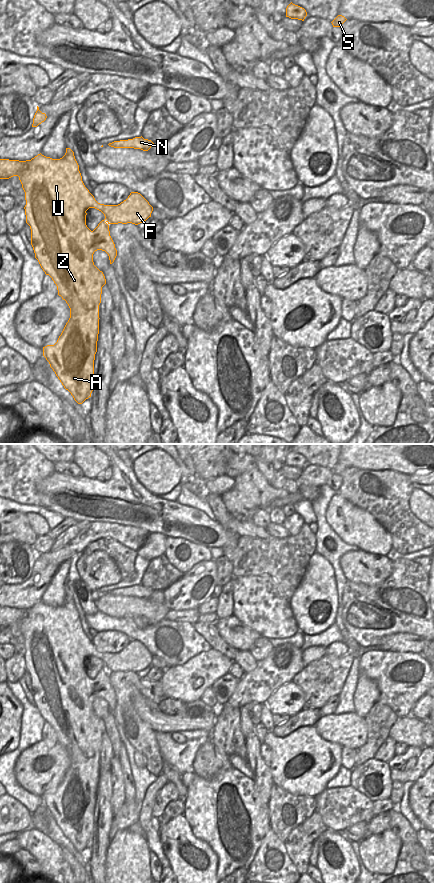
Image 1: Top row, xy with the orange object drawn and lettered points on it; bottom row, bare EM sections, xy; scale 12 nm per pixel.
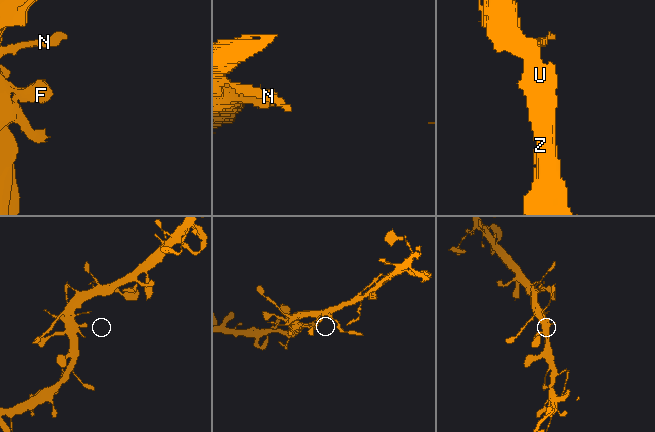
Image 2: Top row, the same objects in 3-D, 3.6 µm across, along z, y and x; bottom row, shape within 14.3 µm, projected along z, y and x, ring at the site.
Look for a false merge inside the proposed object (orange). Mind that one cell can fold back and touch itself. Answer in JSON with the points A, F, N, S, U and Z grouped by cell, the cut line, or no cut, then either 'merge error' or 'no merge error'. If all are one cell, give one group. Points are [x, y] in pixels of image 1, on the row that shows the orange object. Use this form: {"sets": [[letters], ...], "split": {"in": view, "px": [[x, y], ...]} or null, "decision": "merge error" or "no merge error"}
{"sets": [["A", "F", "N", "S", "U", "Z"]], "split": null, "decision": "no merge error"}

